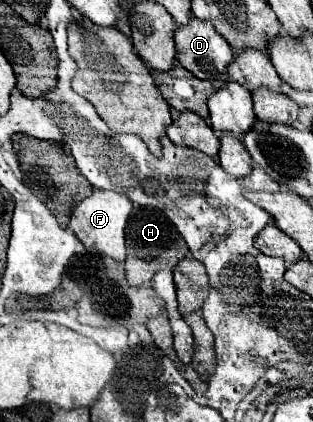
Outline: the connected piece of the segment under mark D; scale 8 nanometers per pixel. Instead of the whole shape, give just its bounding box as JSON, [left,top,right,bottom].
[175,17,233,87]

